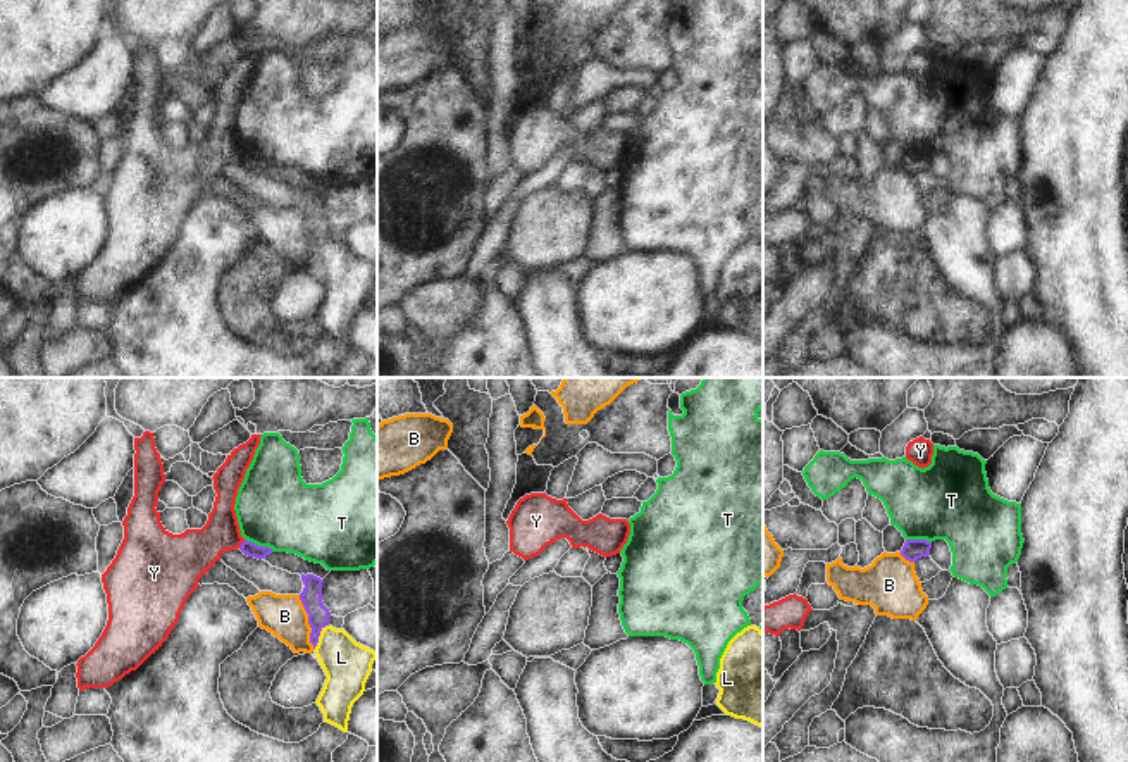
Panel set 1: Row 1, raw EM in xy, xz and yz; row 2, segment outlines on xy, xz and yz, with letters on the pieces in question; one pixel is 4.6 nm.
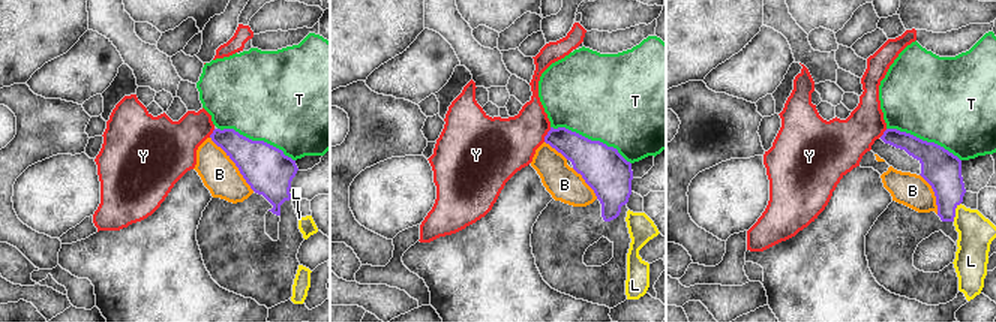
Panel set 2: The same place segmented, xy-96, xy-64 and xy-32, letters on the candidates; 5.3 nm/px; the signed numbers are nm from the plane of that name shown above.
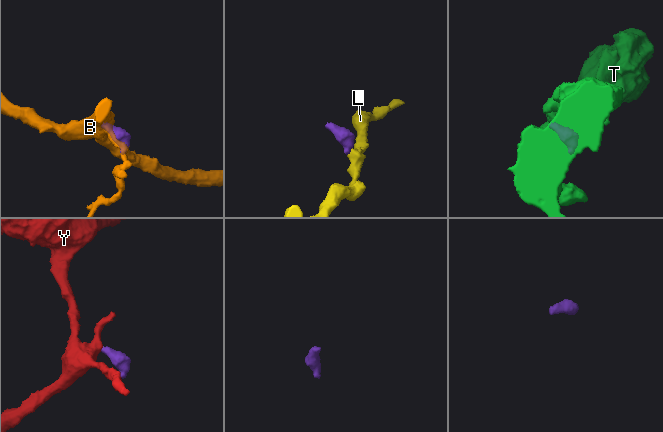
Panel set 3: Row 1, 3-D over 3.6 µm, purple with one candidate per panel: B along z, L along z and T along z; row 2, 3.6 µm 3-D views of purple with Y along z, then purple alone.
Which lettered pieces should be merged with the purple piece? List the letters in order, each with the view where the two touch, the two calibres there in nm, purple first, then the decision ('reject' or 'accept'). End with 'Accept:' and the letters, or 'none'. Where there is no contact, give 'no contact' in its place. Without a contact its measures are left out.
B: xy | 100/200 nm | reject
L: xy | 100/220 nm | accept
T: xy | 70/360 nm | reject
Y: xy | 70/220 nm | reject
Accept: L

